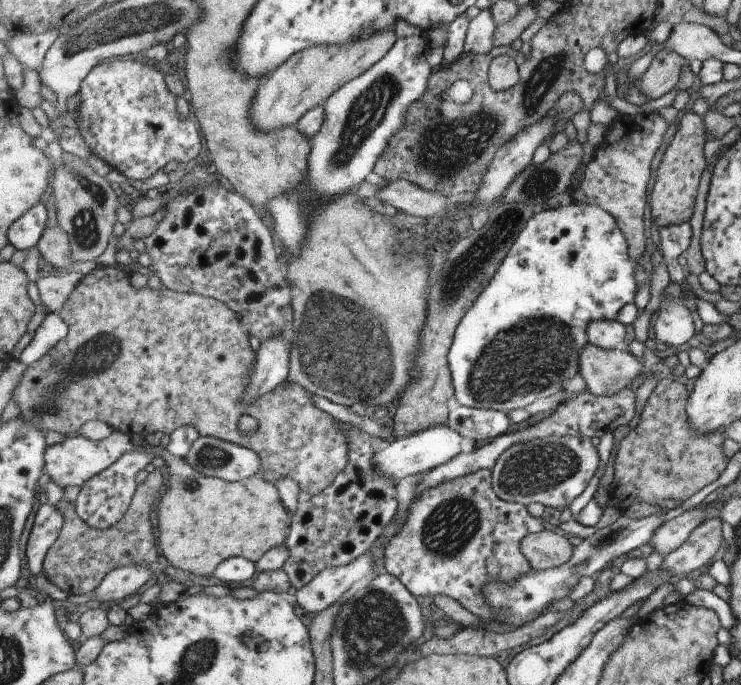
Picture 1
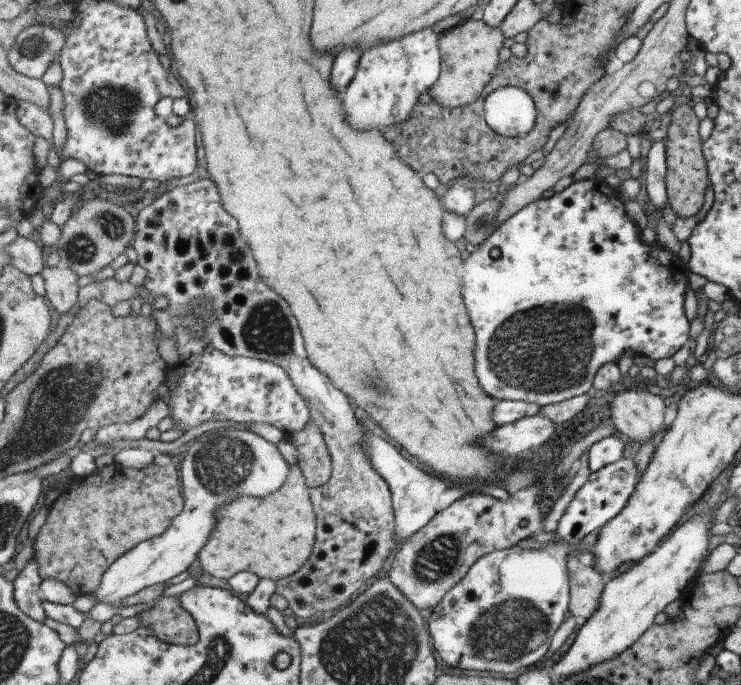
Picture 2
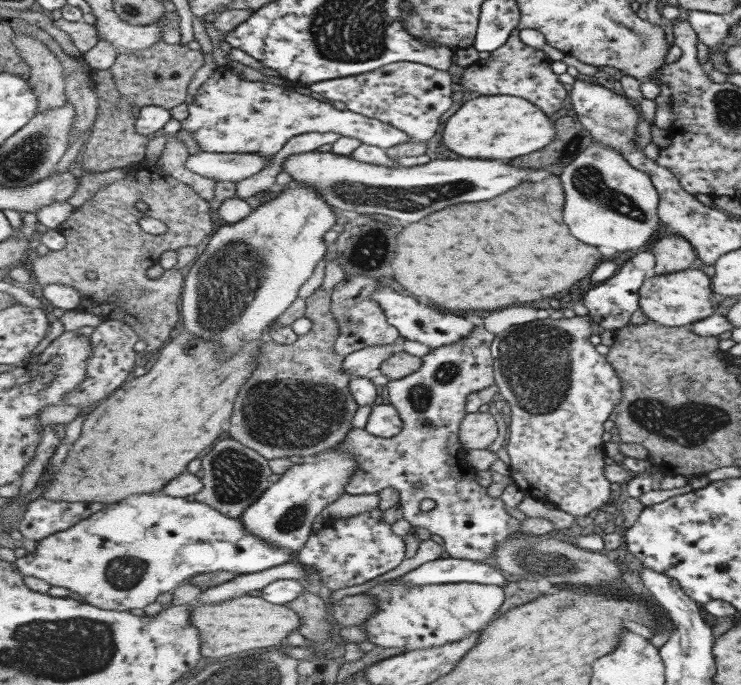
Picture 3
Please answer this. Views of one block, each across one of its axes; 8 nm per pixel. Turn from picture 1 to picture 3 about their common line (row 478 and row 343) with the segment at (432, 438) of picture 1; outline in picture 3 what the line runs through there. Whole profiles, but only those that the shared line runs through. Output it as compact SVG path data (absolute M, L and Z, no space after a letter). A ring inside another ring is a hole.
M402 336L393 344L378 344L377 346L368 346L357 352L352 352L345 357L342 368L352 378L363 378L364 376L379 373L383 362L393 354L400 353L403 350L405 340L407 338Z

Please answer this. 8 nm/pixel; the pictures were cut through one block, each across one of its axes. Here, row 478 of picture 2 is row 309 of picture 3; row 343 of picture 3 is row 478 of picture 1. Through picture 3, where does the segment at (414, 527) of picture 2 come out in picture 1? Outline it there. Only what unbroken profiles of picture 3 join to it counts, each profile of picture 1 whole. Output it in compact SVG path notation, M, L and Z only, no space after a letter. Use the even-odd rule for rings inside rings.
M629 384L629 388L625 388L625 390L621 390L621 392L613 394L613 396L595 396L595 394L588 389L576 395L569 396L567 400L561 402L561 404L553 410L550 416L539 420L537 424L532 424L531 426L527 426L527 428L519 428L519 430L515 430L515 432L507 432L507 434L497 436L497 438L491 440L491 442L469 453L455 456L455 458L447 462L447 464L424 472L425 475L421 478L421 482L416 488L416 493L411 503L415 502L415 500L419 500L427 490L431 490L431 488L443 484L445 480L455 480L455 478L473 474L473 472L477 472L477 470L491 470L491 468L497 464L499 456L509 447L513 446L513 440L517 441L518 438L525 440L525 438L532 439L533 437L563 437L567 435L595 438L595 436L601 437L603 434L607 434L607 432L615 432L617 428L629 424L629 422L635 418L635 410L637 410L637 408L635 408L636 390L633 389L631 384ZM516 436L518 438L515 438Z

